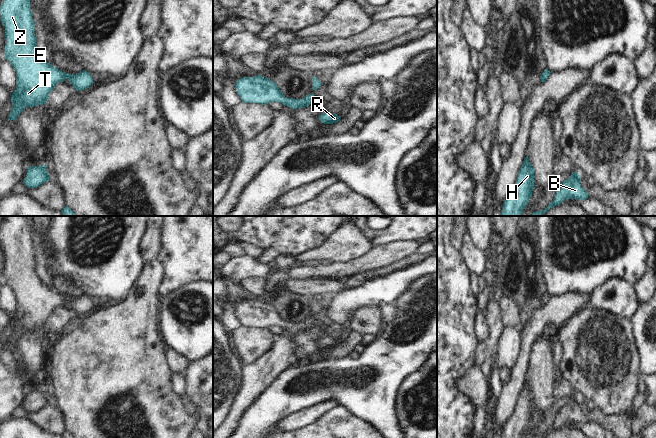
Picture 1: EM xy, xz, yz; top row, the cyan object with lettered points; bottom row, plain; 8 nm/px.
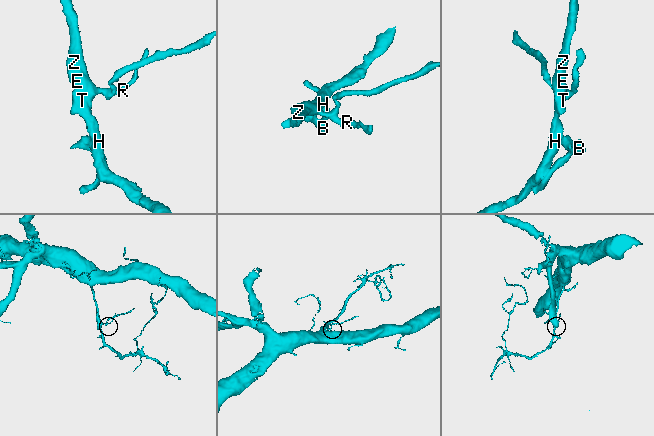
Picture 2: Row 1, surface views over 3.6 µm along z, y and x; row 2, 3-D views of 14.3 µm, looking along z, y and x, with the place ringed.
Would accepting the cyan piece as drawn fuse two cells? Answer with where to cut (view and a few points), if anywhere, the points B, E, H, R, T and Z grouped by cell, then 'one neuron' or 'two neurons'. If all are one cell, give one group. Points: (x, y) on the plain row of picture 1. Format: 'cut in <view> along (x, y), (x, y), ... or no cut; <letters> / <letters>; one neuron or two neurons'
no cut; B E H R T Z; one neuron

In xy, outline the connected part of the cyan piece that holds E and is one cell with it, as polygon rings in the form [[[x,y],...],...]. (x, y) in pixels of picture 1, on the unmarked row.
[[[8,216],[0,229],[0,244],[5,252],[4,282],[17,297],[8,345],[16,345],[27,331],[47,328],[48,319],[59,306],[68,303],[76,315],[87,313],[94,307],[86,294],[68,298],[43,283],[36,270],[28,216]]]

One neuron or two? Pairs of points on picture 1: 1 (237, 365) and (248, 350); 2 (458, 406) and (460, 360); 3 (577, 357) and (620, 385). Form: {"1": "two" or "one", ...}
{"1": "two", "2": "one", "3": "one"}

